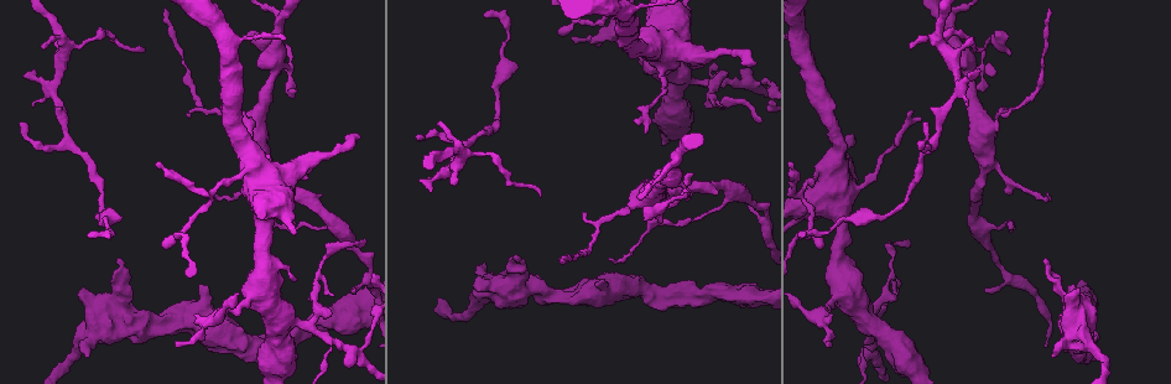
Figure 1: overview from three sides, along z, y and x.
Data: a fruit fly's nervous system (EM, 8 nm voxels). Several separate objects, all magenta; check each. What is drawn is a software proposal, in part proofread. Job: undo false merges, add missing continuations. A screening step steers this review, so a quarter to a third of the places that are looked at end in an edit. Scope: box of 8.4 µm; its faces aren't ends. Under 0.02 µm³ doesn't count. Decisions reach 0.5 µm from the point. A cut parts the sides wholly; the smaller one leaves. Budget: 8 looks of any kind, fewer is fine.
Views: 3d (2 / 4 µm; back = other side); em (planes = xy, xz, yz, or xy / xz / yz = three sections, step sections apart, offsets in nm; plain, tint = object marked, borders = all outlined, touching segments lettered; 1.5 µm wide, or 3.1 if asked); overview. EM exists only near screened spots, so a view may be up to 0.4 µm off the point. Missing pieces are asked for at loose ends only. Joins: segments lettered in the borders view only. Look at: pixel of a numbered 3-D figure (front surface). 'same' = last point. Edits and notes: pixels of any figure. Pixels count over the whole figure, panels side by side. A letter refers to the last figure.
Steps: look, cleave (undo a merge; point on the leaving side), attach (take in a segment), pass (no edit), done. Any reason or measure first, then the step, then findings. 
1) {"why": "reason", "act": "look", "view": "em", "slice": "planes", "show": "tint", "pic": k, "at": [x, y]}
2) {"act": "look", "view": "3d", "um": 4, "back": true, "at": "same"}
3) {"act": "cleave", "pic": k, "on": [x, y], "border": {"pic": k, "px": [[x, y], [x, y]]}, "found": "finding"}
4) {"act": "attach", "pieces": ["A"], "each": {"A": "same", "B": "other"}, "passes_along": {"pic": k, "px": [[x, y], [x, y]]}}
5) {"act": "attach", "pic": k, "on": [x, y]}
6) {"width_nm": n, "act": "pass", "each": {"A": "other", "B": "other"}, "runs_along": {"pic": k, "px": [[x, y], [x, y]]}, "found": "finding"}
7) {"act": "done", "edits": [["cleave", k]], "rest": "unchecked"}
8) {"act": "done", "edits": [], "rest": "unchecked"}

{"why": "an open end", "act": "look", "view": "3d", "um": 2, "back": true, "pic": 1, "at": [453, 184]}

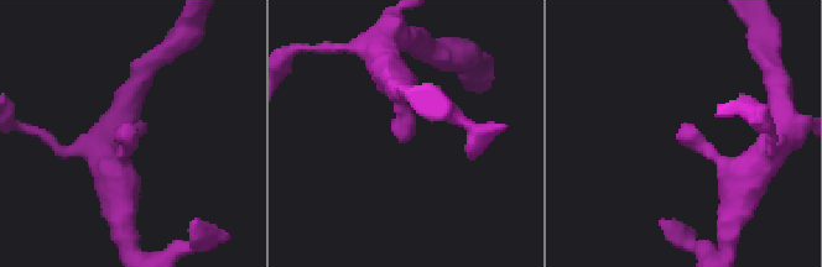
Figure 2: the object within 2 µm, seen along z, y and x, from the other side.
{"act": "look", "view": "em", "slice": "planes", "show": "borders", "pic": 2, "at": [401, 139]}

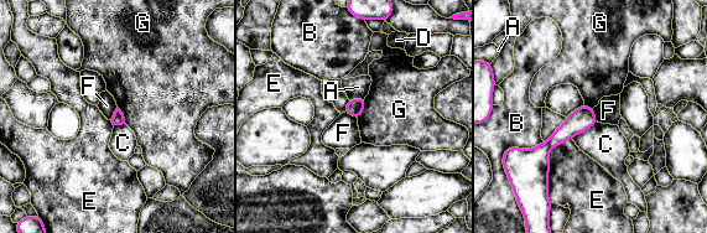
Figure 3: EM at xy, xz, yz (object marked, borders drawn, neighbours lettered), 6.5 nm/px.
{"act": "pass", "each": {"A": "other", "B": "other", "C": "other", "D": "other", "E": "other", "F": "other", "G": "other"}, "runs_along": {"pic": 3, "px": [[589, 110], [536, 156], [529, 156]]}, "found": "none of them fits"}

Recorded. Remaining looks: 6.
{"why": "branch stops here", "act": "look", "view": "em", "slice": "xz", "step": 8, "show": "borders", "pic": 1, "at": [484, 262]}

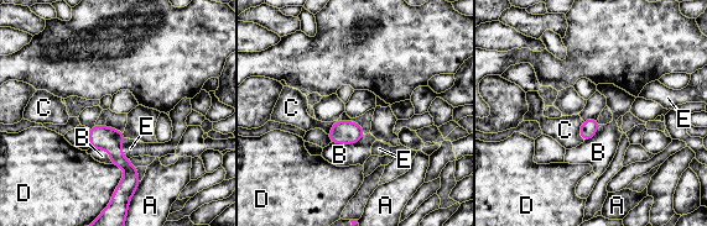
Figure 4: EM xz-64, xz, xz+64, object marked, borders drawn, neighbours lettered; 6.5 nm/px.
{"act": "look", "view": "em", "slice": "yz", "step": 8, "show": "borders", "at": "same"}

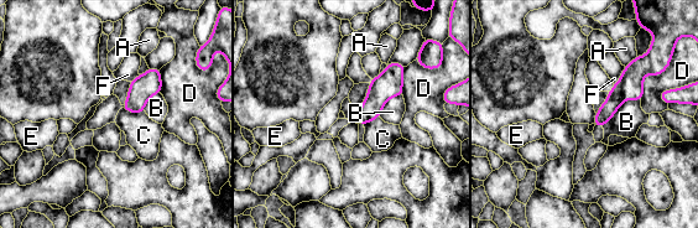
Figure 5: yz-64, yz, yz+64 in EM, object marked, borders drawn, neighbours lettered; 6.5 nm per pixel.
{"act": "pass", "each": {"A": "other", "B": "other", "C": "other", "D": "other", "E": "other", "F": "other"}, "found": "no lettered segment goes on from it"}

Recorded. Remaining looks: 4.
{"why": "tapers out", "act": "look", "view": "3d", "um": 2, "back": true, "pic": 1, "at": [908, 243]}

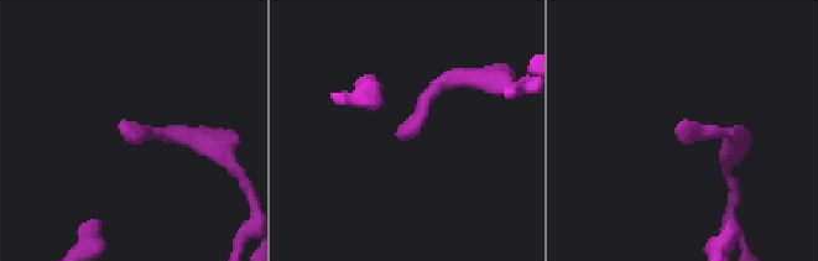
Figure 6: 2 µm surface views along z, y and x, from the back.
{"why": "shape alone is not enough", "act": "look", "view": "em", "slice": "planes", "show": "plain", "pic": 6, "at": [402, 136]}

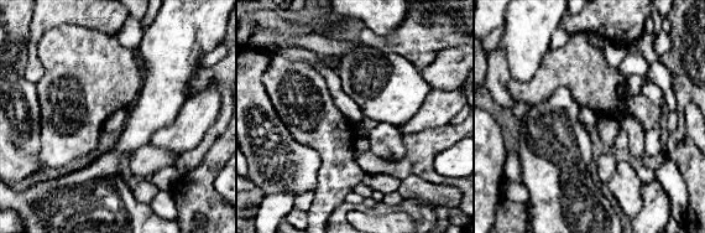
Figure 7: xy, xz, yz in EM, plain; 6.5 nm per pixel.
{"act": "look", "view": "em", "slice": "planes", "show": "borders", "at": "same"}

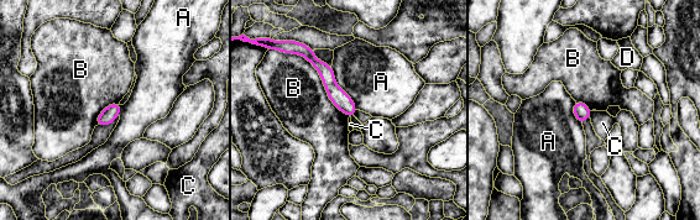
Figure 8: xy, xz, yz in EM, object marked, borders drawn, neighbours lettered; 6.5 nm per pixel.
{"act": "pass", "each": {"A": "other", "B": "other", "C": "other", "D": "other"}, "runs_along": {"pic": 8, "px": [[307, 51], [350, 113]]}, "found": "no lettered segment goes on from it"}

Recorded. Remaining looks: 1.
{"act": "done", "edits": [], "rest": "unchecked"}

